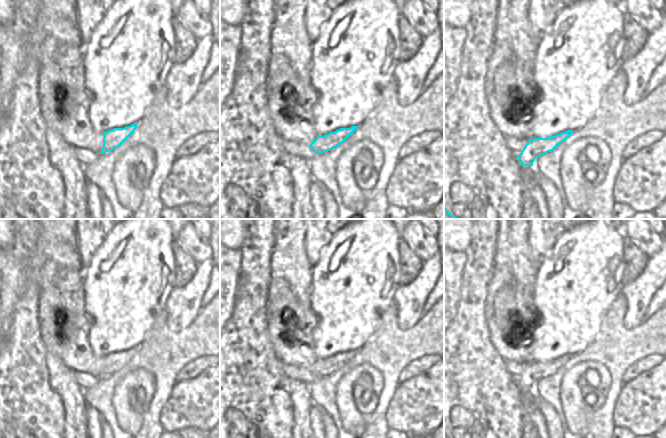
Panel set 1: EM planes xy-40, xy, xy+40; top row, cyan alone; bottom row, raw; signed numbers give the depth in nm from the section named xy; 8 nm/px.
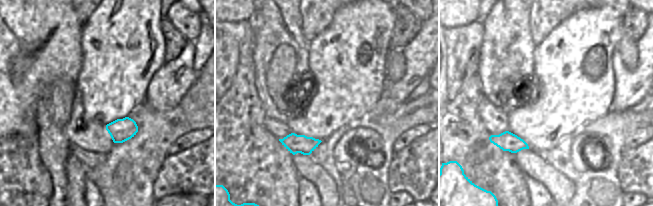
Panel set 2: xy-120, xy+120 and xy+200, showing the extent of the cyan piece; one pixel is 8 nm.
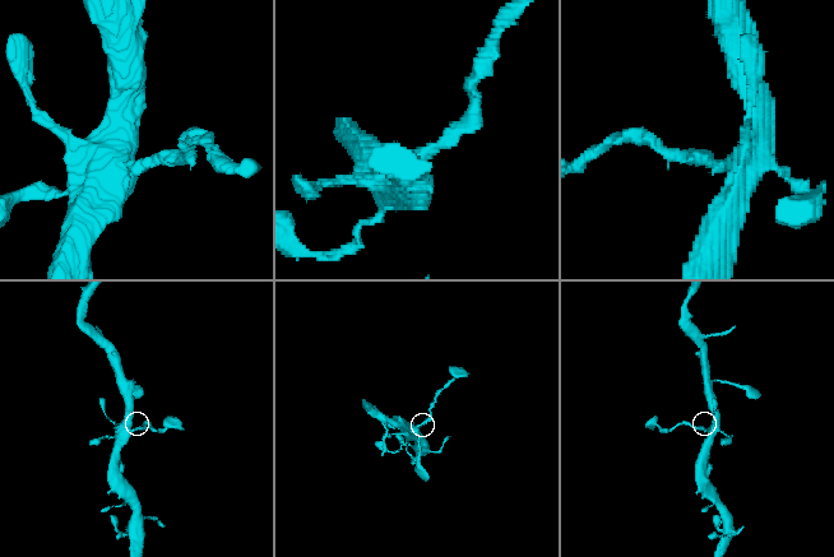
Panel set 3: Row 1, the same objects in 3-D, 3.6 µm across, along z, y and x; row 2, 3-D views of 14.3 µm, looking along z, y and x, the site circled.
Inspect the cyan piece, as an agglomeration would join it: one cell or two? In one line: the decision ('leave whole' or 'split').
split

